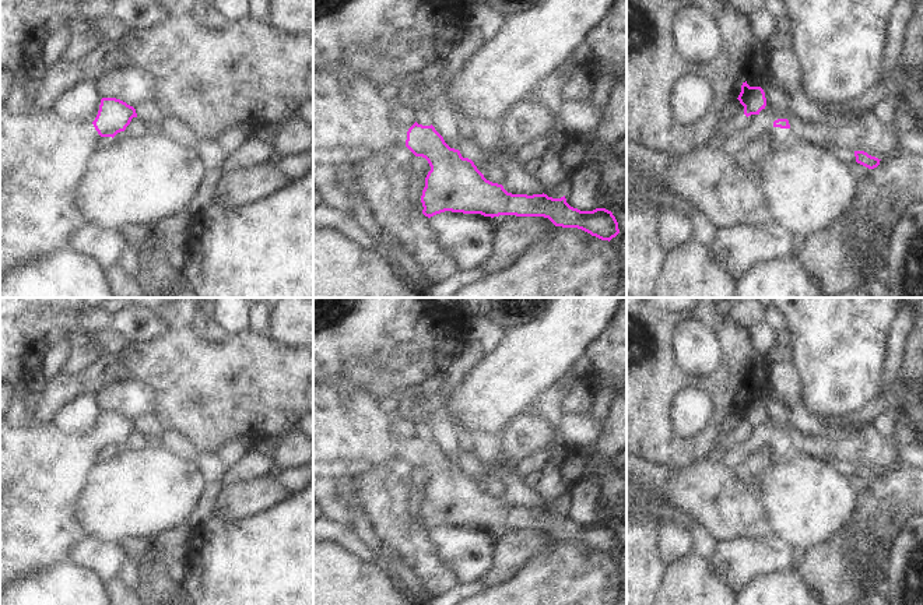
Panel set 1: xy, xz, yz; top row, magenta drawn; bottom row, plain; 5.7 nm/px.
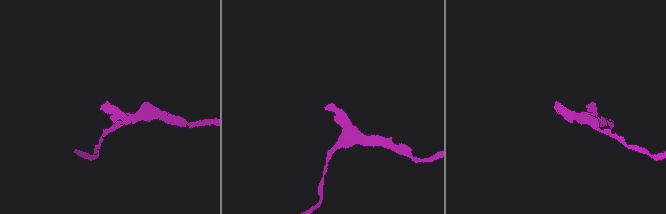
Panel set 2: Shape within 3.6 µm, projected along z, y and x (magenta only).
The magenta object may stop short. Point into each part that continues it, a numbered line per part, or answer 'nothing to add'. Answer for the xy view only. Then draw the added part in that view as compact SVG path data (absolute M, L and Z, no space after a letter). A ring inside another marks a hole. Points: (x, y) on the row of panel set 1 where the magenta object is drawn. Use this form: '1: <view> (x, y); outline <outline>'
1: xy (44, 158); outline M0 102L0 279L35 260L71 249L77 233L92 224L78 204L78 193L98 152L99 140L92 123L80 126L53 110L15 113Z

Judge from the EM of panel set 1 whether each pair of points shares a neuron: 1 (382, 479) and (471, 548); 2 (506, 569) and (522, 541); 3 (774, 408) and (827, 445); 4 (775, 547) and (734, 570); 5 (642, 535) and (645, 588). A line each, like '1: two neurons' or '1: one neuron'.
1: two neurons
2: one neuron
3: one neuron
4: one neuron
5: one neuron

